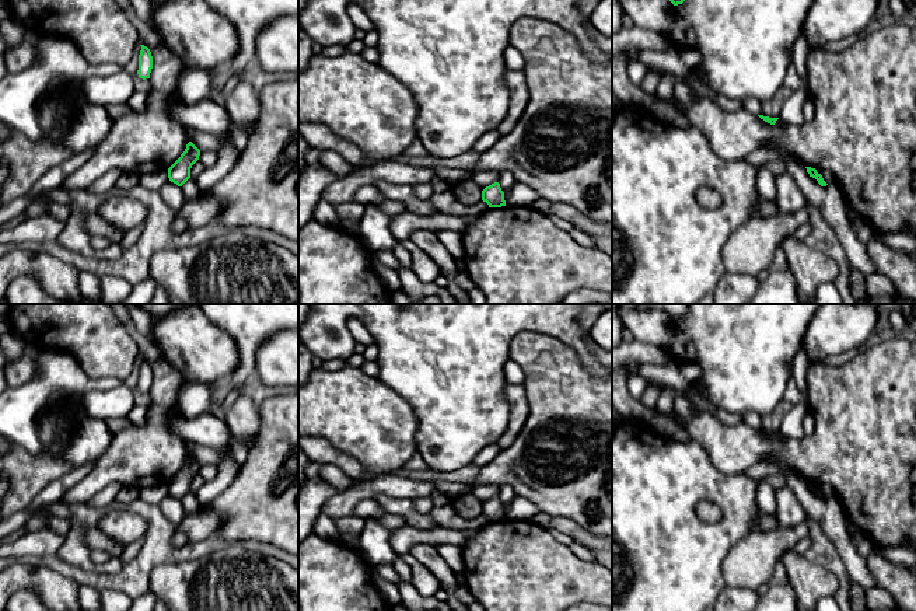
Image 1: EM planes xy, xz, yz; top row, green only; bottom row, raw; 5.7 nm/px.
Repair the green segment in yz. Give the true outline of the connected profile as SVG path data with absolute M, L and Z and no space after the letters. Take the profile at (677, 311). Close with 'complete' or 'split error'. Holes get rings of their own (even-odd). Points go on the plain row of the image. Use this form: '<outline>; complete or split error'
M643 304L650 308L660 308L669 314L674 320L682 318L688 311L688 304Z; complete

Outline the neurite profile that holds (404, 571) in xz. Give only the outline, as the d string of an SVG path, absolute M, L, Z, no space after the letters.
M401 556L395 559L394 568L398 573L398 583L412 582L412 569Z

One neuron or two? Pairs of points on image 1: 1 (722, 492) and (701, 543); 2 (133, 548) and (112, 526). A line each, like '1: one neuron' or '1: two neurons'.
1: one neuron
2: two neurons

